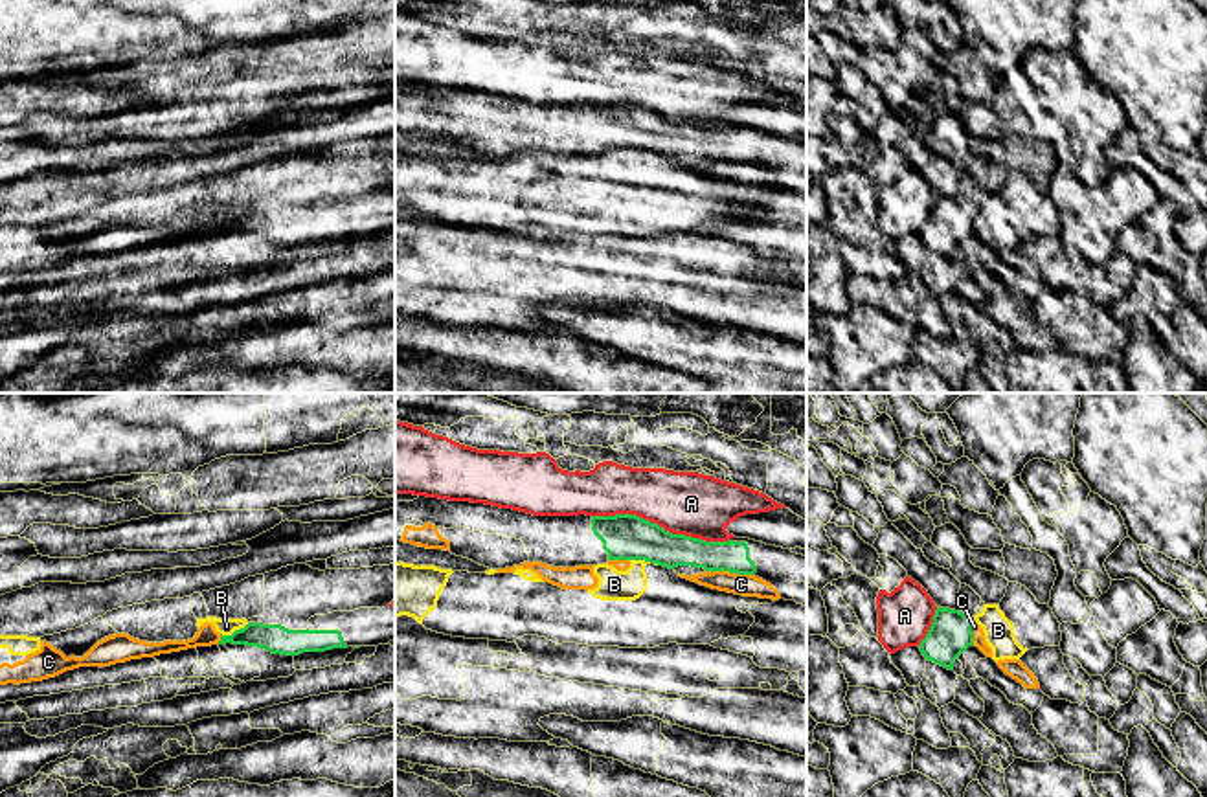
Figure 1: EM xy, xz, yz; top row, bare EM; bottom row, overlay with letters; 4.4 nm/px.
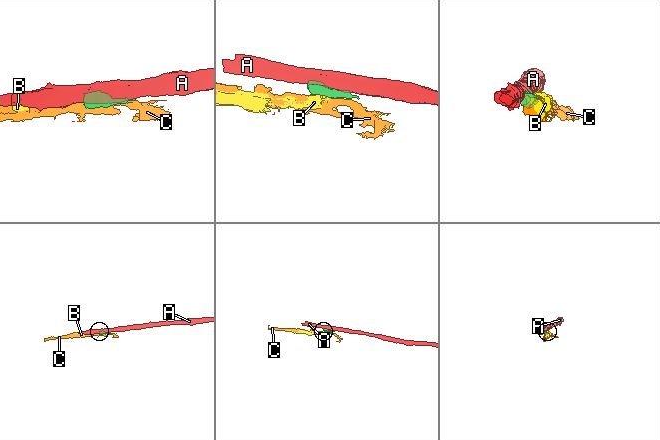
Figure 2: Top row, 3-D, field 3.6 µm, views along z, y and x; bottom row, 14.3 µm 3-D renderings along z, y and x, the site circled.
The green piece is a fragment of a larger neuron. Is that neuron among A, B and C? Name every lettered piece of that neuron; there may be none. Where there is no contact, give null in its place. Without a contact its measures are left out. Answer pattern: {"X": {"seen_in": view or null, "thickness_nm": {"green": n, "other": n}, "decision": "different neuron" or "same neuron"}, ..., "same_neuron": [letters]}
{"A": {"seen_in": "xz", "thickness_nm": {"green": 200, "other": 280}, "decision": "different neuron"}, "B": {"seen_in": "xy", "thickness_nm": {"green": 130, "other": 80}, "decision": "different neuron"}, "C": {"seen_in": "xz", "thickness_nm": {"green": 140, "other": 100}, "decision": "different neuron"}, "same_neuron": []}

